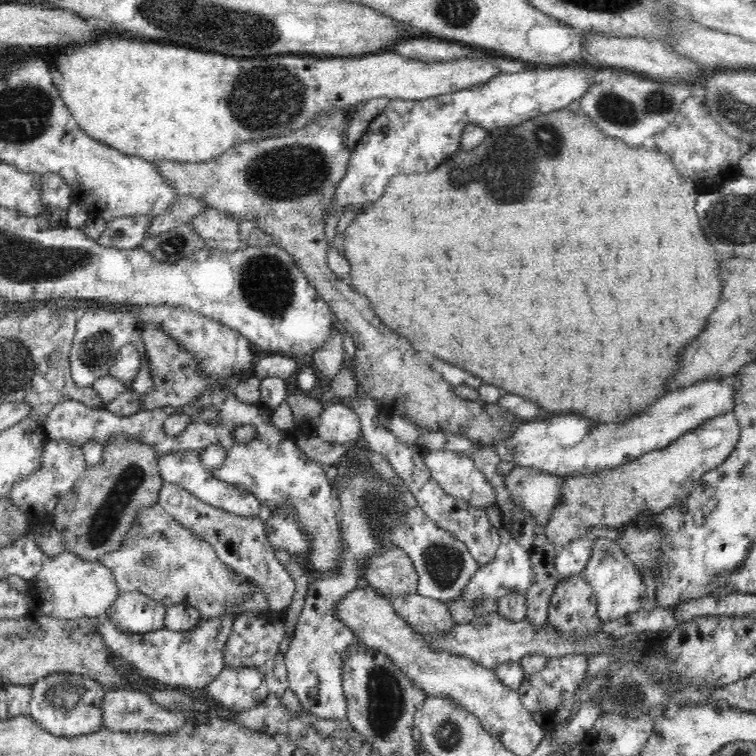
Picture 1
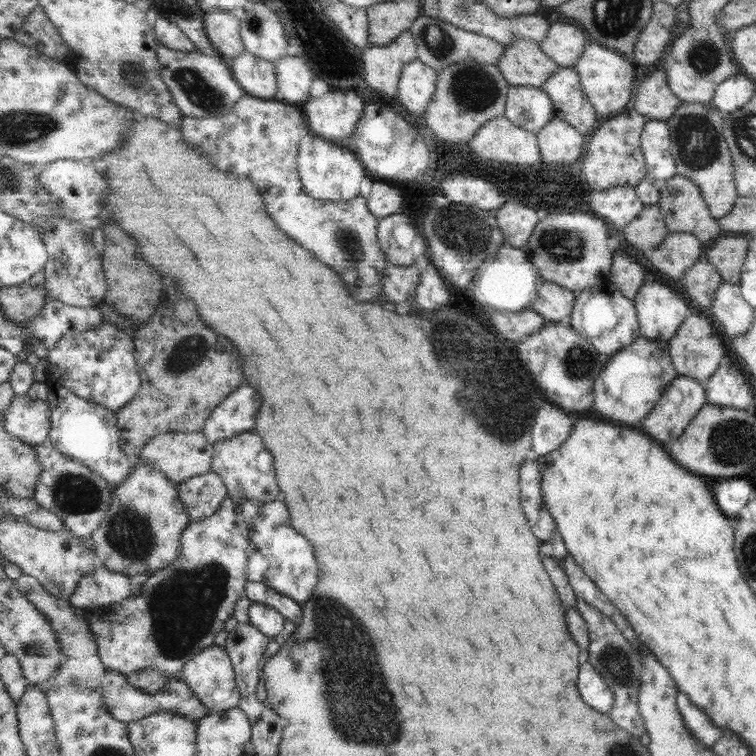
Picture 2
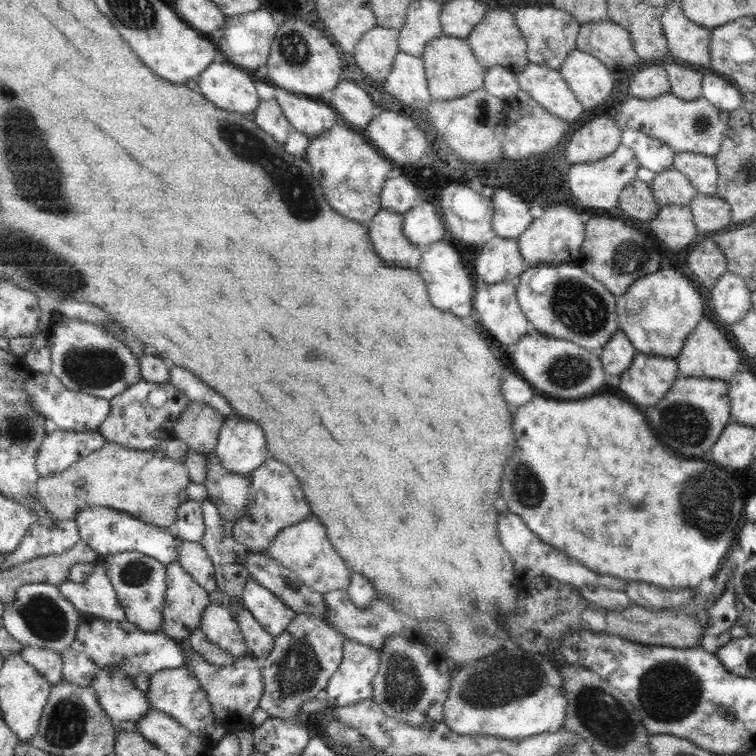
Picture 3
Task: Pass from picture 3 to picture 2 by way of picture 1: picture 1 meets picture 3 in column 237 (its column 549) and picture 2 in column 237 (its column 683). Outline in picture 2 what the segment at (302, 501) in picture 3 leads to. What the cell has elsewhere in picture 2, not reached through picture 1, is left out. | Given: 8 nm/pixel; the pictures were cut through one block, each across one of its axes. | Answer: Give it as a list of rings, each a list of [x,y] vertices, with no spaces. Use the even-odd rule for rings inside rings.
[[[245,432],[239,436],[233,436],[229,440],[221,440],[214,445],[213,470],[222,476],[223,482],[228,488],[228,496],[235,501],[257,500],[261,504],[273,502],[281,496],[281,490],[277,486],[275,476],[275,462],[269,450],[265,450],[265,444],[257,436],[257,432]]]

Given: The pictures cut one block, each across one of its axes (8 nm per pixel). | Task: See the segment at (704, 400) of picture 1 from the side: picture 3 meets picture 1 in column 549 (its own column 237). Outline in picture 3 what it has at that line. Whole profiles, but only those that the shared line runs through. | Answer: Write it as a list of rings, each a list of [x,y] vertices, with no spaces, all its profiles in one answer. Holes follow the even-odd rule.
[[[235,418],[226,419],[223,424],[215,455],[220,458],[222,466],[242,475],[257,471],[271,458],[261,426]]]

